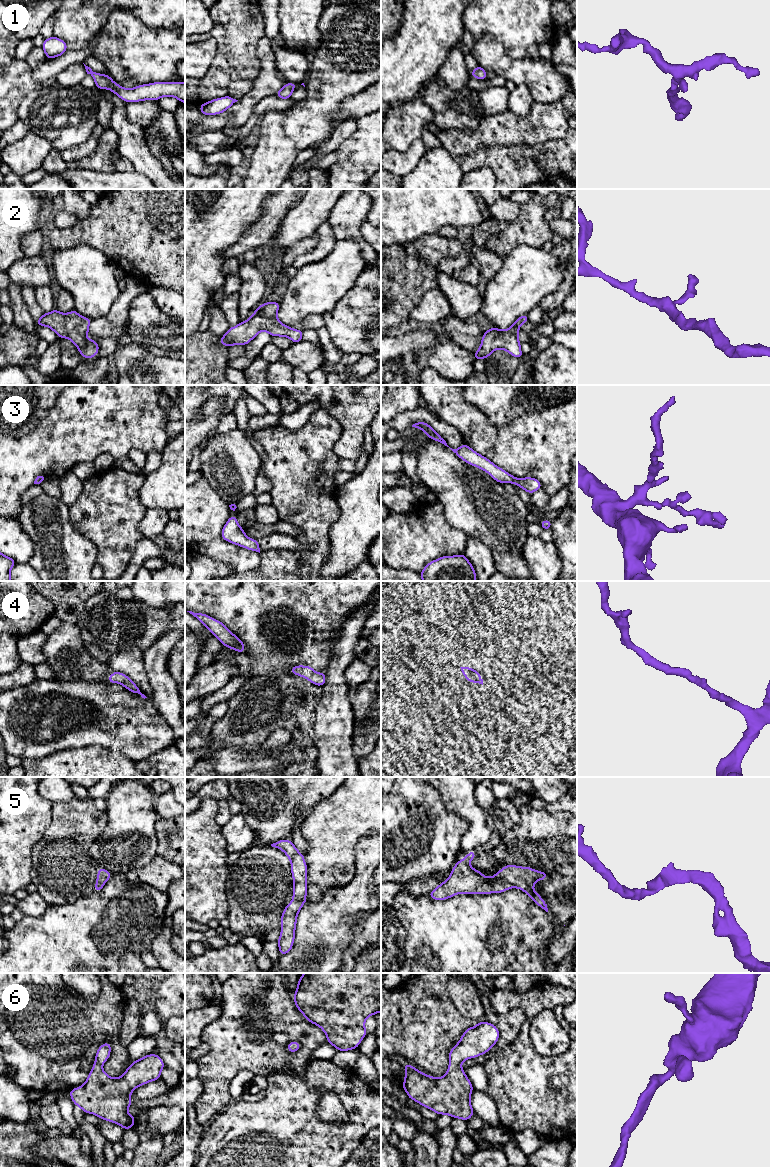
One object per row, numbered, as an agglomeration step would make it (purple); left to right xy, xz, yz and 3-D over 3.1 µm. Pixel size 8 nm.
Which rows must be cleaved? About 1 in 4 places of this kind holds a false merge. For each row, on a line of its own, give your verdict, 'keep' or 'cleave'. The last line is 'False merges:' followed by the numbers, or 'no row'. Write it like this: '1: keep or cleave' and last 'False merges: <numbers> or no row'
1: keep
2: keep
3: keep
4: keep
5: keep
6: keep
False merges: no row

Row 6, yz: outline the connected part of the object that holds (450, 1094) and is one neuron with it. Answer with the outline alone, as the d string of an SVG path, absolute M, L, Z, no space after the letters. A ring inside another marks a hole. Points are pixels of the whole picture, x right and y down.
M480 1021L476 1026L467 1028L462 1034L460 1041L451 1048L449 1052L449 1067L443 1077L435 1078L420 1072L410 1064L403 1064L405 1080L402 1088L411 1100L433 1110L438 1115L447 1114L453 1118L460 1118L465 1121L469 1120L475 1113L470 1102L470 1096L474 1089L464 1073L461 1063L467 1059L487 1053L497 1043L498 1039L498 1028L491 1023Z

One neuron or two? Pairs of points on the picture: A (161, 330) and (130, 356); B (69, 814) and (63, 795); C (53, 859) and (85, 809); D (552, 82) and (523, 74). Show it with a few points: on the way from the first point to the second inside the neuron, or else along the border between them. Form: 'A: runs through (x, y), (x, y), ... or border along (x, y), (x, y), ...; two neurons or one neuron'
A: border along (127, 333), (138, 345), (152, 354), (163, 357); two neurons
B: border along (75, 796), (68, 802), (53, 803); two neurons
C: runs through (65, 847), (73, 828), (79, 821); one neuron
D: runs through (545, 81), (538, 74), (530, 74); one neuron

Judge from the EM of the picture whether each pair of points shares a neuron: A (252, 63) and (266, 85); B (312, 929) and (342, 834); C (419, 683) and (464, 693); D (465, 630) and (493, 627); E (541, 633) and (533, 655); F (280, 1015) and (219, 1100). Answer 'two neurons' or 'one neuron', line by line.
A: two neurons
B: two neurons
C: one neuron
D: one neuron
E: two neurons
F: one neuron

